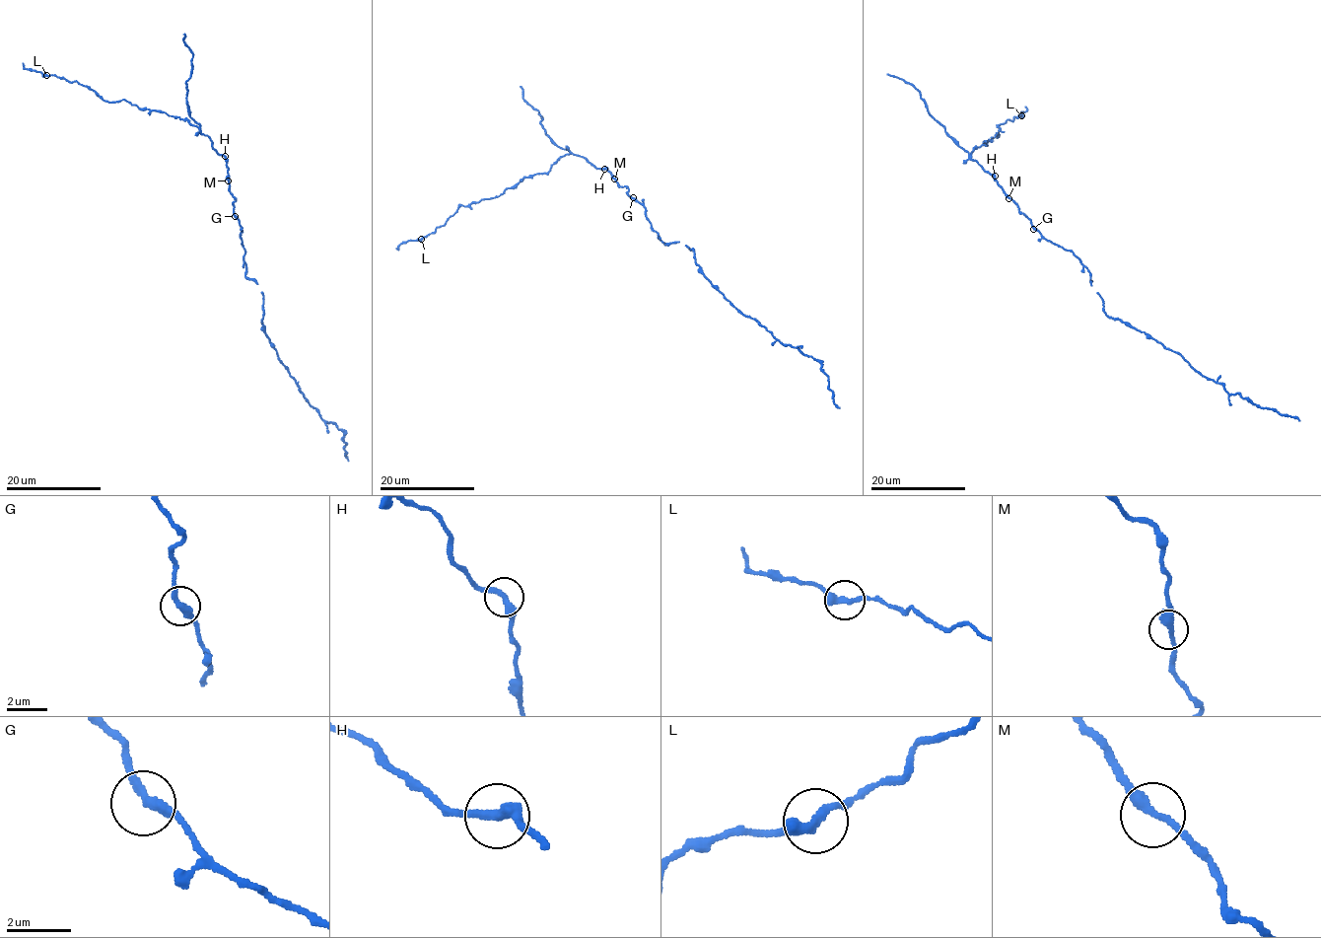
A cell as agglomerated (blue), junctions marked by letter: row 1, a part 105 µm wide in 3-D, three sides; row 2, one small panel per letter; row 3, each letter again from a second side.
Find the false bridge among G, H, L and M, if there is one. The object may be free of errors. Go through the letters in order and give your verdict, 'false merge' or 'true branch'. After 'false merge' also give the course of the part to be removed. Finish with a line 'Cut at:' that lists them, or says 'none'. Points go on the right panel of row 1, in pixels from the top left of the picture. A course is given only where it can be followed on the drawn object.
G: true branch
H: true branch
L: true branch
M: true branch
Cut at: none

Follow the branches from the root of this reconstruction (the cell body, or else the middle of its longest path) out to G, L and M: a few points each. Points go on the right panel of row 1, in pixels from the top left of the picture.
G: (1054, 245), (1033, 229)
L: (1054, 245), (1033, 227), (995, 176), (971, 158), (975, 148), (998, 133), (997, 137), (1000, 124), (1021, 115)
M: (1054, 245), (1033, 227), (1008, 198)

